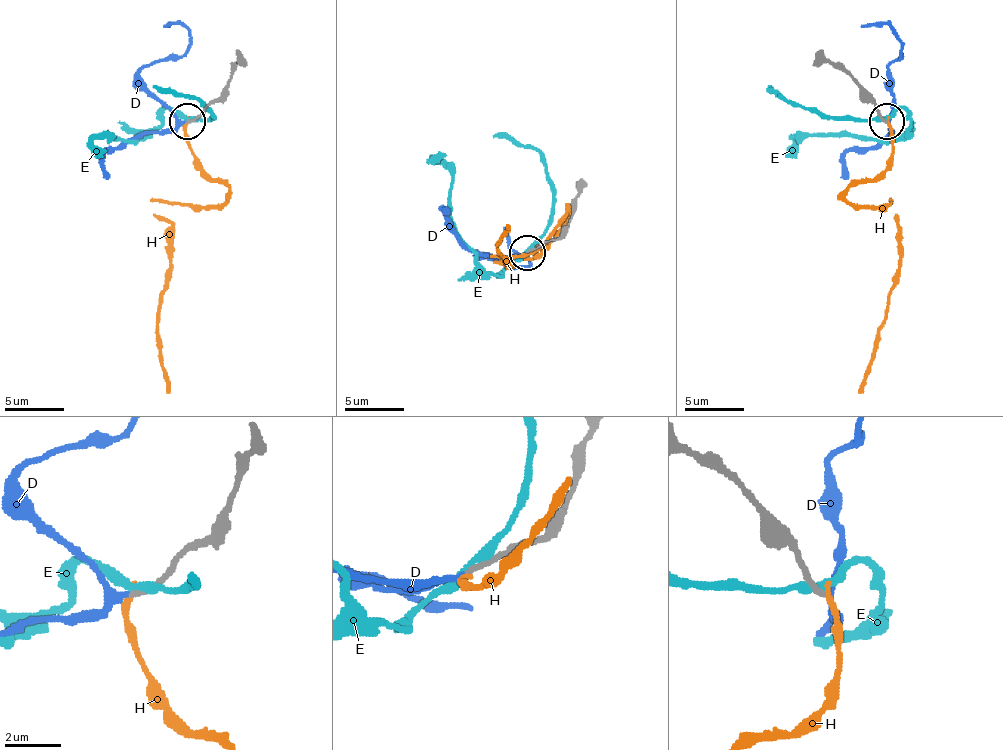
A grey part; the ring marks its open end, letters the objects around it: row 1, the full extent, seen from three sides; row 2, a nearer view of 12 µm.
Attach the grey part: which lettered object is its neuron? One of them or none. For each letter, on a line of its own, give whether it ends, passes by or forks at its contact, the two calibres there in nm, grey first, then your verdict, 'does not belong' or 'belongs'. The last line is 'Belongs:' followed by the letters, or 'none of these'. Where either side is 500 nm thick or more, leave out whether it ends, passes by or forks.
D: it passes by | 200/180 nm | belongs
E: it passes by | 240/300 nm | does not belong
H: it ends | 200/220 nm | does not belong
Belongs: D

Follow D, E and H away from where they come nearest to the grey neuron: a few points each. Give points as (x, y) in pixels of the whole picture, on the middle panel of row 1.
D: (526, 252), (497, 260), (479, 254), (529, 266), (503, 228)
E: (532, 249), (503, 272), (491, 275), (476, 260), (450, 213), (453, 175), (432, 160), (447, 154)
H: (526, 252), (526, 257), (535, 257), (568, 210), (541, 246), (497, 260), (509, 266), (497, 246), (509, 225)

